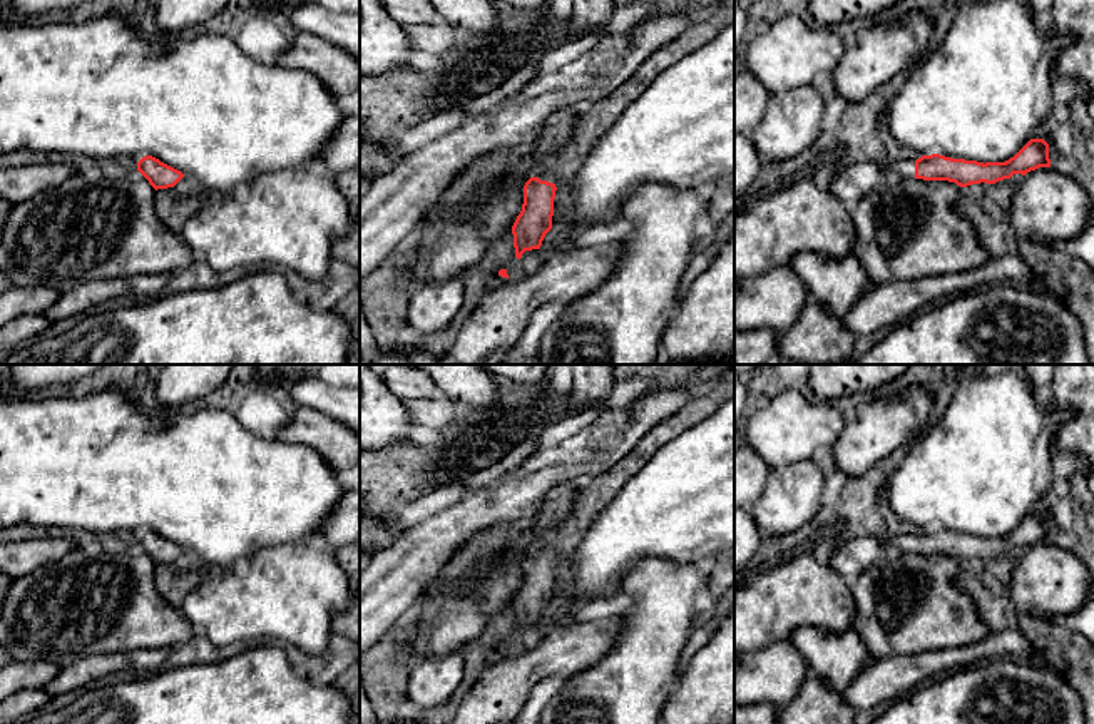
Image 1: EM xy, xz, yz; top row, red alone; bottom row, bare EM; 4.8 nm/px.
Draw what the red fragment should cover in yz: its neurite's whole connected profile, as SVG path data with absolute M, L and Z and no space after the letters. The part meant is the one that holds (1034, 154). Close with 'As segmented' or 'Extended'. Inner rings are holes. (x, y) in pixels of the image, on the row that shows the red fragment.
M1030 139L1014 157L1005 162L977 162L952 159L940 154L922 156L920 159L902 159L885 164L885 174L893 171L903 179L948 181L960 187L972 184L995 184L1010 179L1014 174L1025 176L1039 167L1051 167L1049 144L1044 139Z. Extended

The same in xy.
M146 156L137 162L137 171L157 189L174 187L184 174L152 156Z. As segmented

